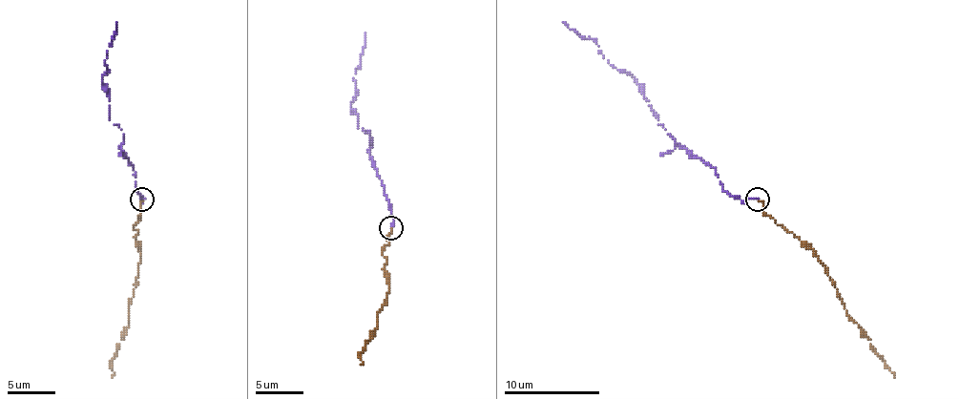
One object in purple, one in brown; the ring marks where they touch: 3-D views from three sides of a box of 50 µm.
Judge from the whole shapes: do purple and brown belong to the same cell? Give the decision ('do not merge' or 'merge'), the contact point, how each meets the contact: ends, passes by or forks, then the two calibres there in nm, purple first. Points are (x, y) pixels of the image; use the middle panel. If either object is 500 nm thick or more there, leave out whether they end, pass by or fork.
merge; at (390, 227); purple ends there; brown ends there; 200 nm thick on the purple side, 160 nm on the other

